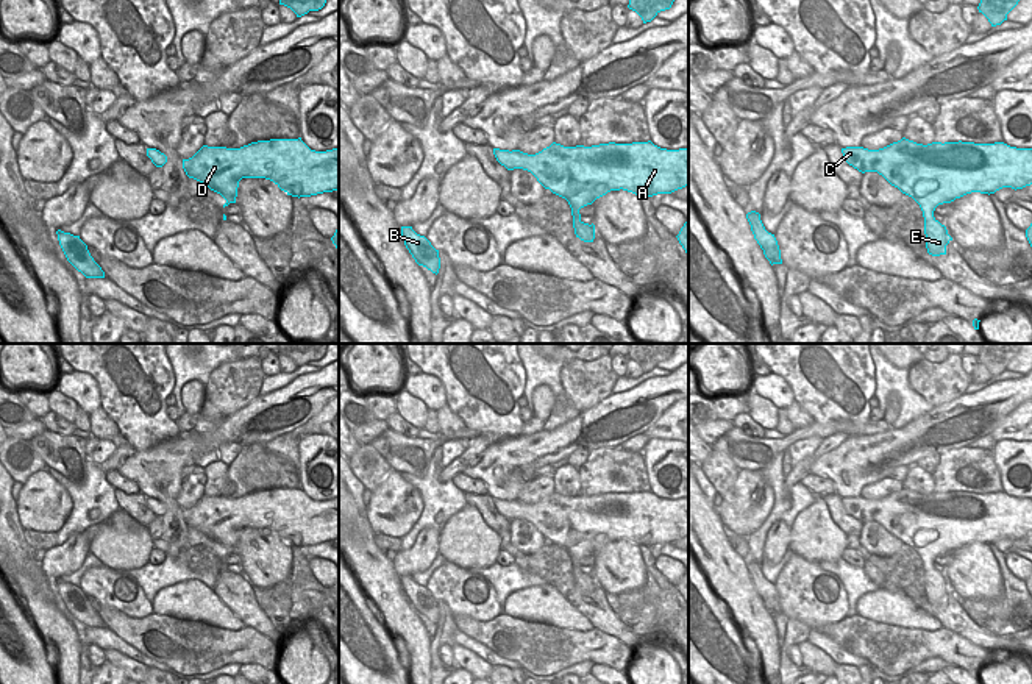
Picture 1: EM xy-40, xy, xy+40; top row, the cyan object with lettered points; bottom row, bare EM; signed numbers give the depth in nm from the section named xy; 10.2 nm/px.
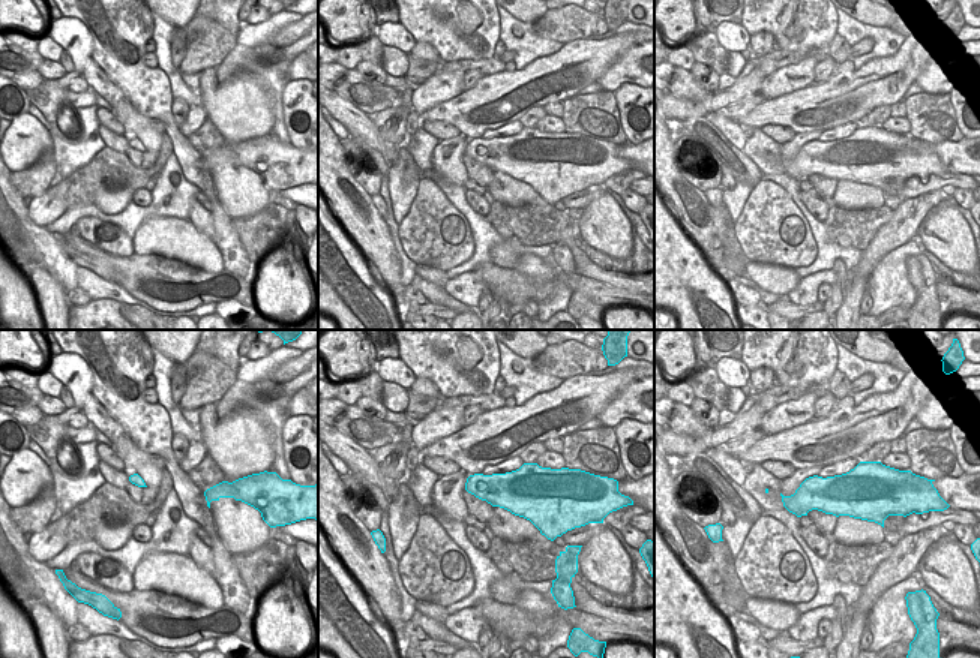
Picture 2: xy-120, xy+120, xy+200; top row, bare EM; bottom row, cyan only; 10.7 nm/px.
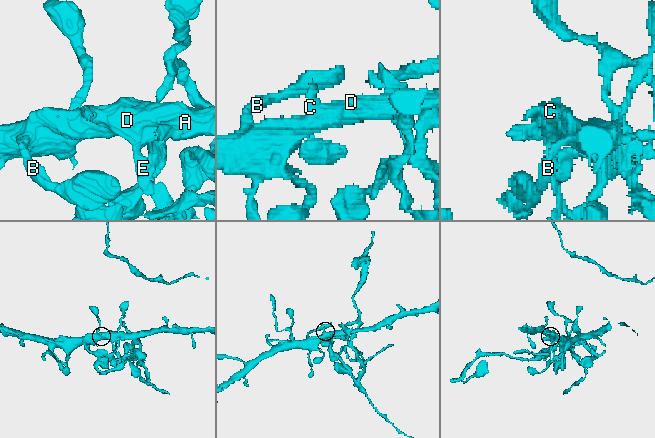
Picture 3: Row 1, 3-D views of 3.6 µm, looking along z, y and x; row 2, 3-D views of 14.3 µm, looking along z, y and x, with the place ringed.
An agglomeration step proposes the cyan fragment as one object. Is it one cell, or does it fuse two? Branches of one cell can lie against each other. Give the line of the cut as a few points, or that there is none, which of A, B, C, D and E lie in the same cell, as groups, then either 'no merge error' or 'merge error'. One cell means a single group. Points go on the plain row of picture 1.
xy+40 (935, 570), (925, 583) | A B C D / E | merge error

